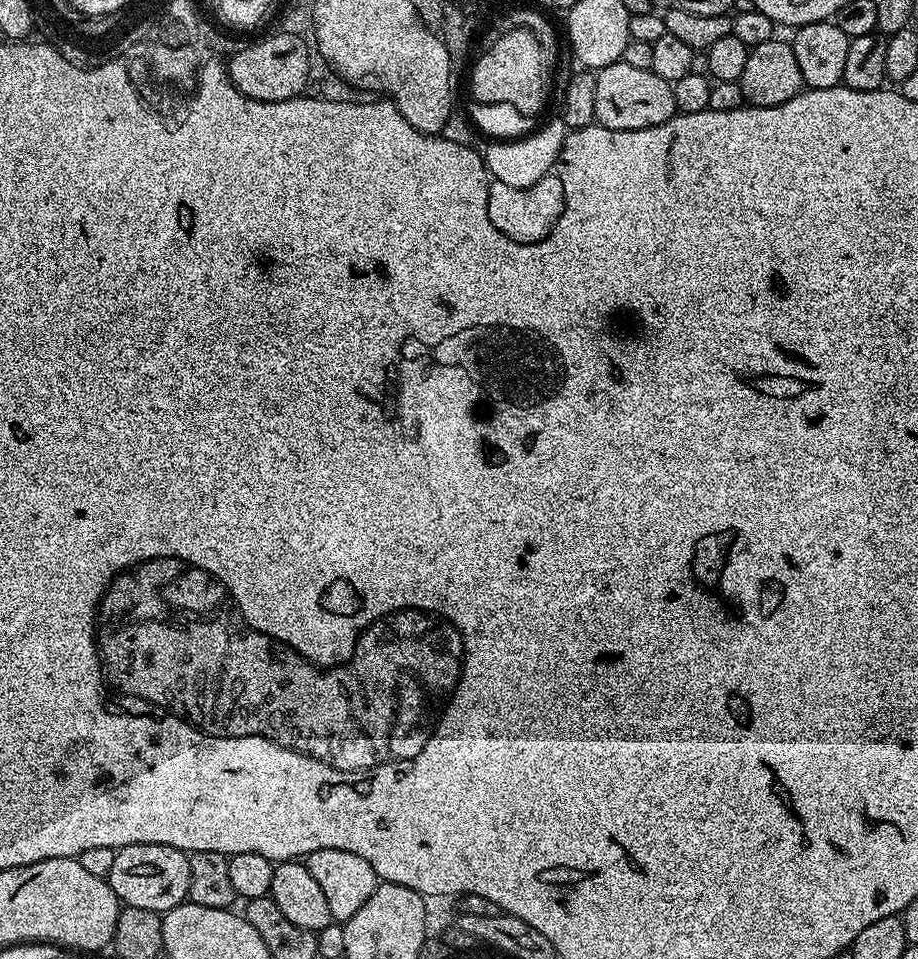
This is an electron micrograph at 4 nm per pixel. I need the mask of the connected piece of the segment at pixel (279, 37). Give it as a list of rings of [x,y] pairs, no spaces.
[[[276,30],[273,36],[268,36],[257,44],[248,42],[244,50],[231,53],[226,64],[228,76],[232,80],[232,85],[252,100],[262,102],[292,100],[307,89],[304,87],[307,86],[308,75],[312,72],[312,60],[308,57],[308,48],[310,52],[310,44],[305,37]]]

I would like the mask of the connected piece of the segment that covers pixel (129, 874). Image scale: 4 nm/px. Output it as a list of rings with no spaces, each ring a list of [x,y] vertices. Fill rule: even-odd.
[[[131,844],[117,851],[114,866],[106,878],[121,905],[141,907],[159,914],[188,900],[190,890],[189,853],[165,844]]]

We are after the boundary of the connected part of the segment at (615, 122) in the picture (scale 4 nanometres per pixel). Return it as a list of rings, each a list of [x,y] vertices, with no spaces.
[[[617,62],[596,72],[594,86],[595,123],[614,130],[642,130],[658,126],[677,115],[671,83],[652,70],[638,70]]]

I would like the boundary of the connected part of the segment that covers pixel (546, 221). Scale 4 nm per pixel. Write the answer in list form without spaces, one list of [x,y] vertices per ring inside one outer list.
[[[549,174],[528,188],[514,188],[493,179],[488,185],[487,214],[490,222],[516,244],[536,244],[552,232],[565,208],[565,187],[559,175]]]

